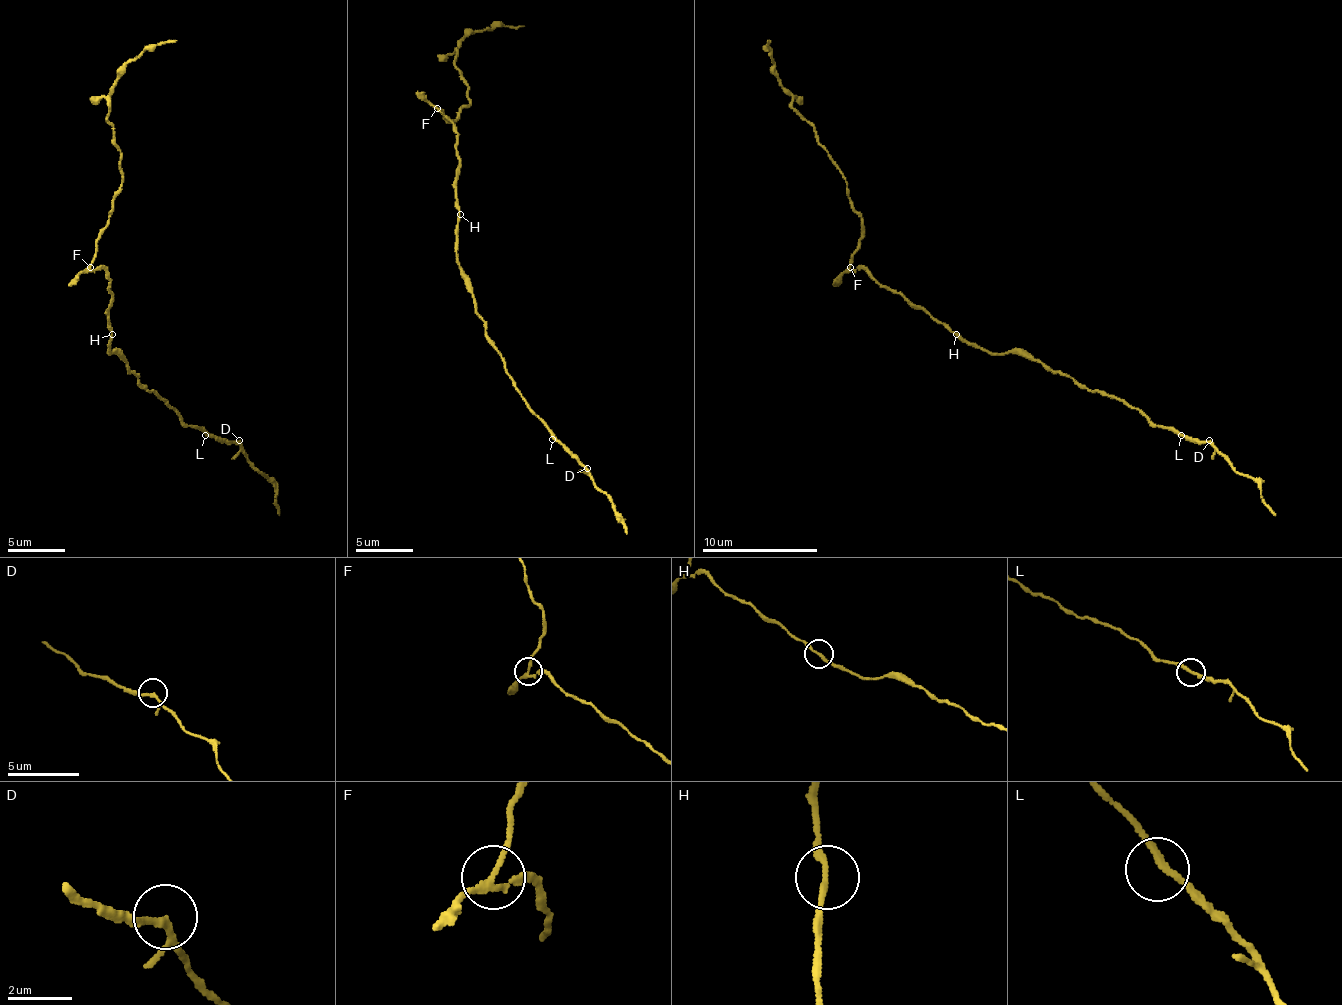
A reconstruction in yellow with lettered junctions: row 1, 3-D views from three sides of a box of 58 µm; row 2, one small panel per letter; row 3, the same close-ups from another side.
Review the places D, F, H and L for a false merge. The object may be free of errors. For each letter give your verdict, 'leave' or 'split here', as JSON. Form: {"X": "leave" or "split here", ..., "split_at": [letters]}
{"D": "leave", "F": "split here", "H": "leave", "L": "leave", "split_at": ["F"]}

